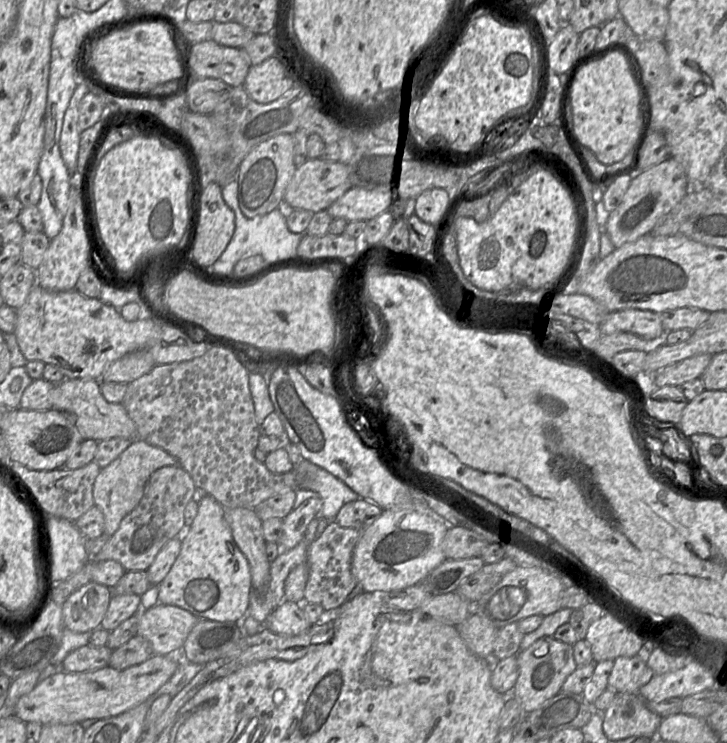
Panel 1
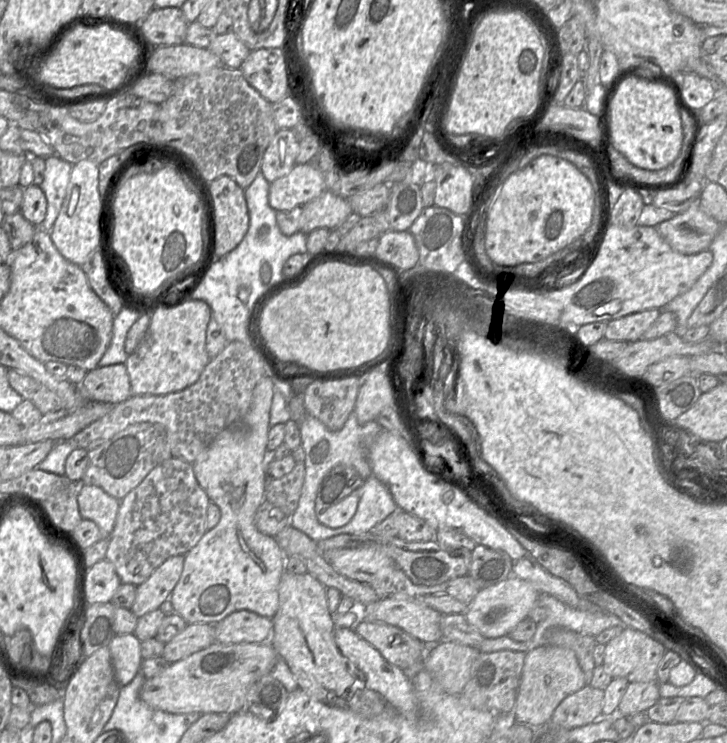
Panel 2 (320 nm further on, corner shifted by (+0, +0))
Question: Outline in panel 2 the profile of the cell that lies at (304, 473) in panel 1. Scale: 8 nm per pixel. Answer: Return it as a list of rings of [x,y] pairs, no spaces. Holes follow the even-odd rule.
[[[371,474],[362,485],[362,495],[354,517],[343,529],[345,532],[365,533],[397,509],[387,486]]]

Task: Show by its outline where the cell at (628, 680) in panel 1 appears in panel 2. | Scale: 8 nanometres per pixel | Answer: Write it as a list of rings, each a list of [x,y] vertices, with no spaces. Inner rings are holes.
[[[629,682],[618,705],[617,714],[631,716],[645,713],[660,698],[658,685],[658,682]]]

